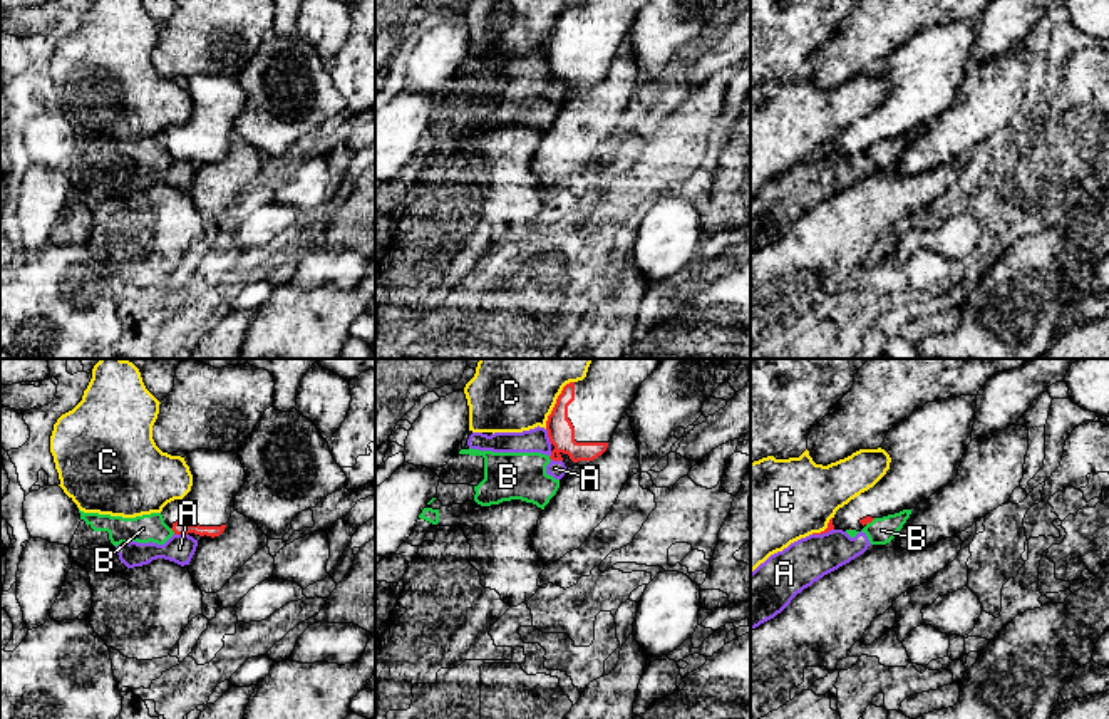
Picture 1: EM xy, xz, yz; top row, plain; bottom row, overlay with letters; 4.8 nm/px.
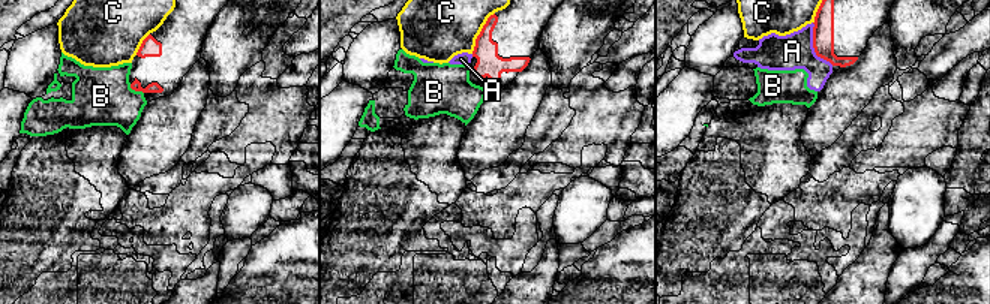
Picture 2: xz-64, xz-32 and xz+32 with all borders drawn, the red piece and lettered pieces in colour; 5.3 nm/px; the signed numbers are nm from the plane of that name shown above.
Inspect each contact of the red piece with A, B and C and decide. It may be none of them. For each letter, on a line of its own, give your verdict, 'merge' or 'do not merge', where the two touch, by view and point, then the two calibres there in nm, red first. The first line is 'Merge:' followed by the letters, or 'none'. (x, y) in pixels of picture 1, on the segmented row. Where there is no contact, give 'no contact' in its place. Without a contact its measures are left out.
Merge: none
A: do not merge; contact xz (553, 460); calibres 130 and 80 nm
B: do not merge; contact xy (173, 530); calibres 60 and 130 nm
C: do not merge; contact xz (557, 403); calibres 130 and 440 nm

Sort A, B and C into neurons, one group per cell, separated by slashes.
A B / C

